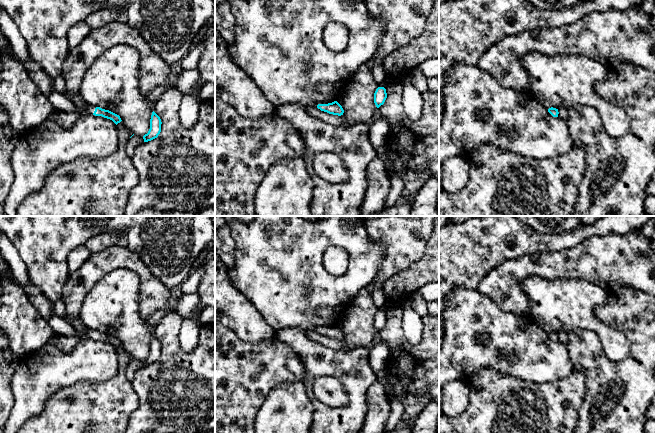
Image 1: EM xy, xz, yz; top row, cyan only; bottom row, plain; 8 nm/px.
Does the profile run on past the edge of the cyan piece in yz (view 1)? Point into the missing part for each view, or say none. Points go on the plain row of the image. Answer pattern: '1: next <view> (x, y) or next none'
1: next none

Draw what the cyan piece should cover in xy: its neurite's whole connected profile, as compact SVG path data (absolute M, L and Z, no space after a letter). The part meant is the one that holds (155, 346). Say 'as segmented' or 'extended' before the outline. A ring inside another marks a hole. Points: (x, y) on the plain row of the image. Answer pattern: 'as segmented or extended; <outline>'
as segmented; M153 335L150 343L150 353L148 357L143 360L144 366L151 365L158 361L161 356L161 348L160 341Z

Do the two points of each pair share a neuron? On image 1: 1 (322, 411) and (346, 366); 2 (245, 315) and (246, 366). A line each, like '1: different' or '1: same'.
1: same
2: different

